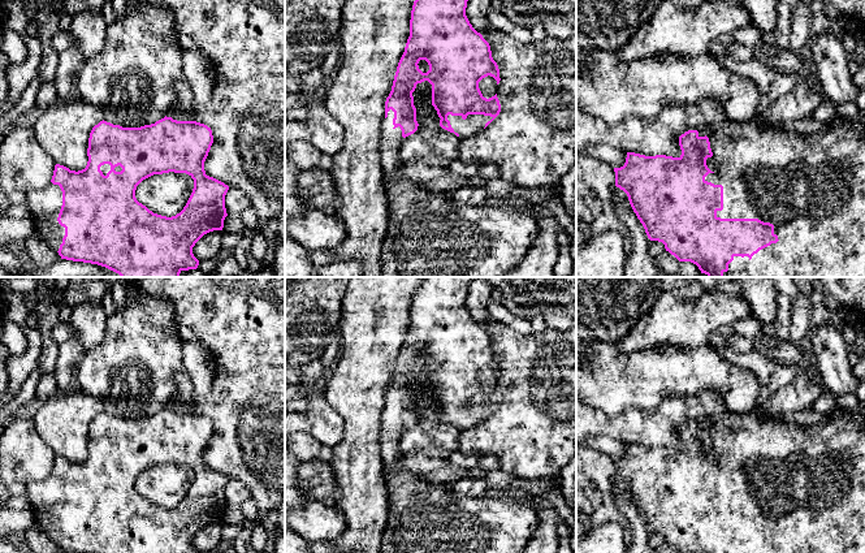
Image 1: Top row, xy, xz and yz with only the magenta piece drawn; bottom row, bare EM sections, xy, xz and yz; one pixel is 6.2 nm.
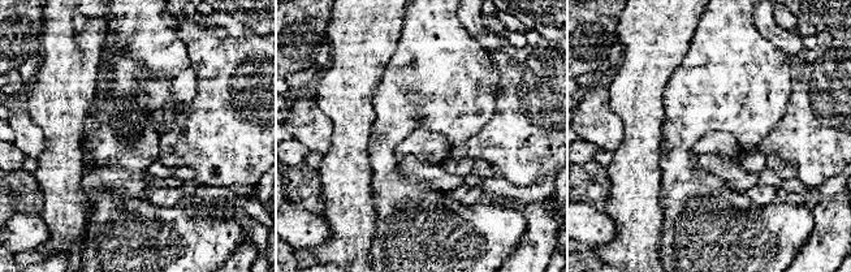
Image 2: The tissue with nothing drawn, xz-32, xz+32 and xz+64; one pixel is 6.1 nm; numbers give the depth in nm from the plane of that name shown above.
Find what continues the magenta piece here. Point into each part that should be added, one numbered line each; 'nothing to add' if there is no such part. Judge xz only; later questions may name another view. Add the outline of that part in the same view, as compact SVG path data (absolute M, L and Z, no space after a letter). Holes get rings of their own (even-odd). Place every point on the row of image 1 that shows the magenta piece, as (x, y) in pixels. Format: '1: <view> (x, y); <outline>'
1: xz (474, 124); M468 115L466 120L462 116L447 116L451 128L459 134L459 139L473 137L484 130L485 124L493 117L484 115Z

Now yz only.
1: yz (811, 188); M865 109L857 116L836 118L825 133L804 135L779 128L760 128L753 122L723 122L712 126L709 137L713 159L718 164L715 173L709 173L705 181L723 186L723 209L717 211L721 219L758 219L774 225L778 242L760 250L751 259L734 256L723 277L865 277Z

